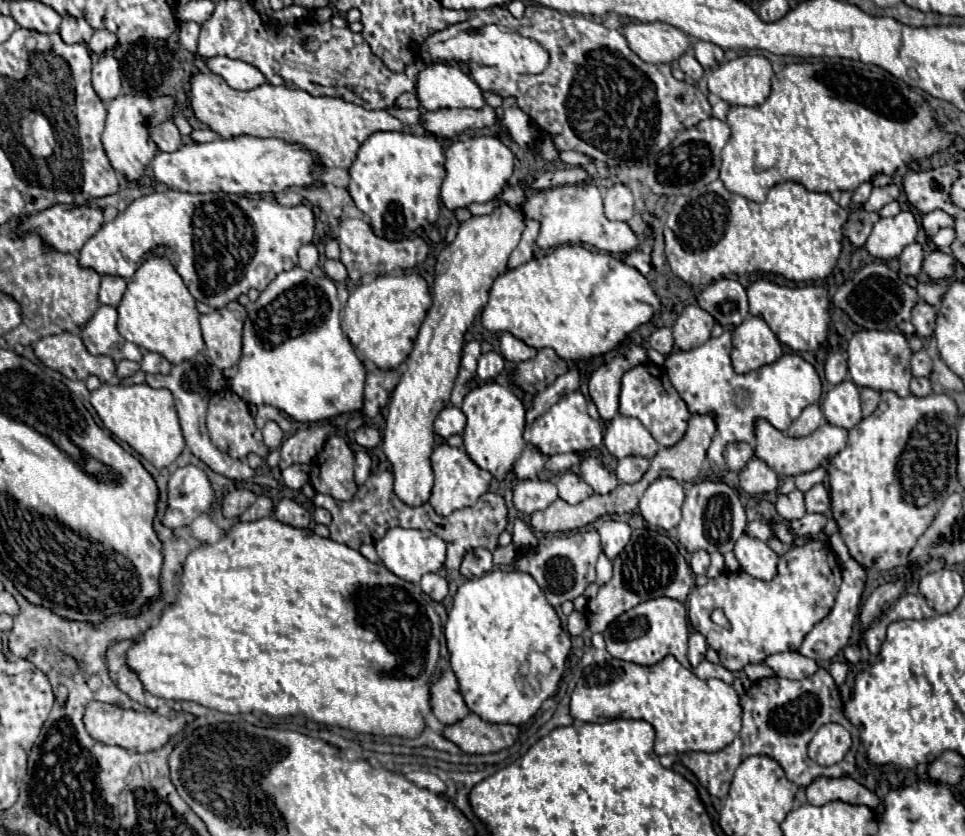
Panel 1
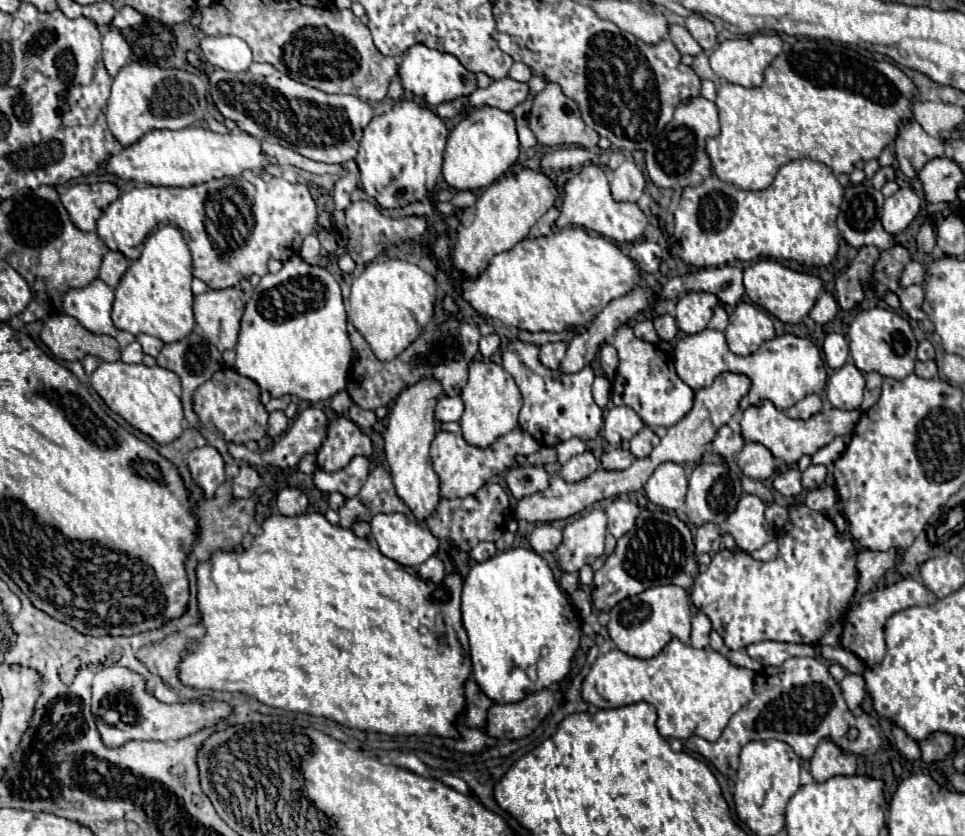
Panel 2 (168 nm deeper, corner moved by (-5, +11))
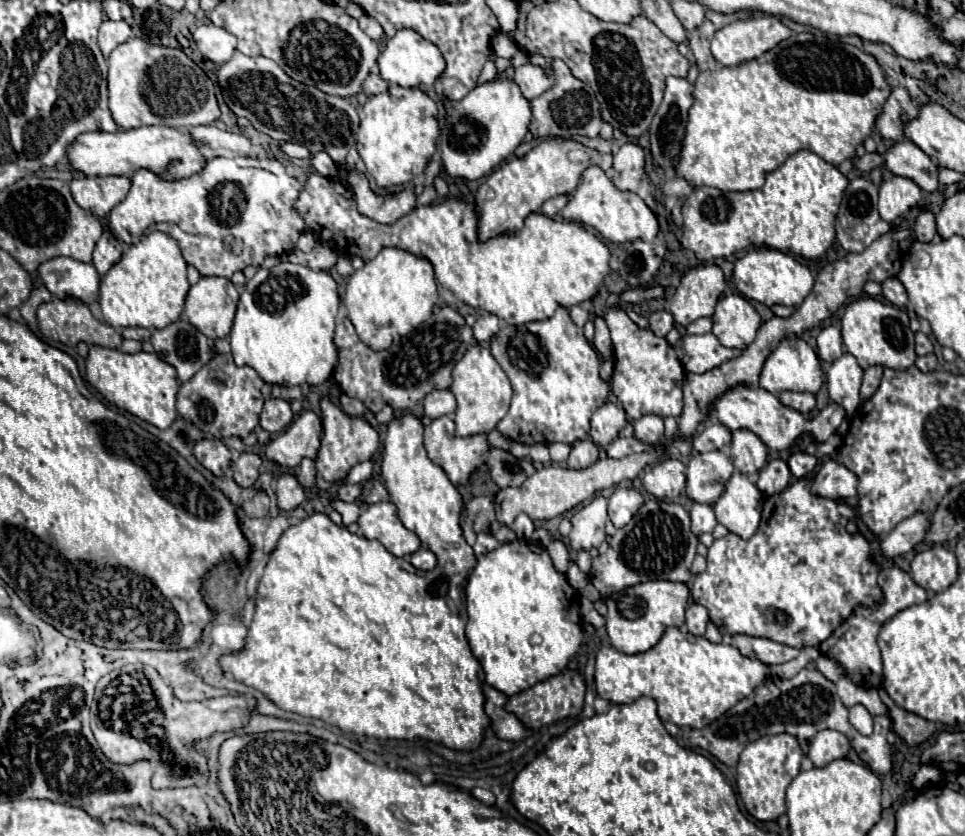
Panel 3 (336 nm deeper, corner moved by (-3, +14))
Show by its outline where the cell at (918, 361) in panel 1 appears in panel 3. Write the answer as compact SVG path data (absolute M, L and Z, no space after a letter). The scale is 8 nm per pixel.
M916 332L916 354L924 356L932 352L932 342L924 332Z

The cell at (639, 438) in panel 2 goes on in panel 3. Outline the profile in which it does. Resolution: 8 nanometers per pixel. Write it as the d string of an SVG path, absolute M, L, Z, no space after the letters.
M642 416L634 422L634 436L642 444L656 444L664 438L664 422L660 416Z

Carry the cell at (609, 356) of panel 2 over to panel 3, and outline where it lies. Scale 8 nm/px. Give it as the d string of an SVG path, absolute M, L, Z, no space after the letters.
M594 318L596 324L596 336L594 336L594 348L600 352L604 360L612 358L612 342L610 342L610 332L604 322L604 318Z

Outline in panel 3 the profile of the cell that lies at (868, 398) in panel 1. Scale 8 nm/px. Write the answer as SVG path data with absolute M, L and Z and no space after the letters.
M870 366L868 370L864 370L864 378L862 378L862 388L860 388L860 398L868 400L880 386L882 380L882 366Z

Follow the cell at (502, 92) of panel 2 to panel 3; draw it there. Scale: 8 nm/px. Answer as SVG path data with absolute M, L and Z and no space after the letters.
M524 64L524 66L516 68L514 82L518 84L518 88L522 90L522 96L526 100L534 100L538 94L546 92L554 84L550 70L544 70L540 66L532 66L532 64Z

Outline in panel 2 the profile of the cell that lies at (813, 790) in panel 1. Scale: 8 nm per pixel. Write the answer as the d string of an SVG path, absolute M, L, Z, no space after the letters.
M822 739L816 747L814 757L810 759L812 777L822 783L836 775L854 775L856 773L856 755L842 751L830 739Z

